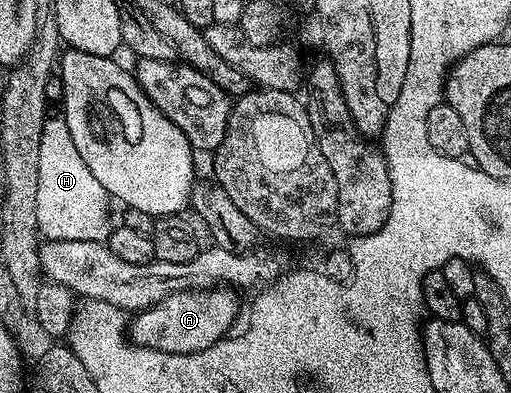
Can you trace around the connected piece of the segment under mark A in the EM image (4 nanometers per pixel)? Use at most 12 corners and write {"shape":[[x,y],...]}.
{"shape":[[227,286],[175,292],[127,321],[139,348],[206,350],[233,331]]}

